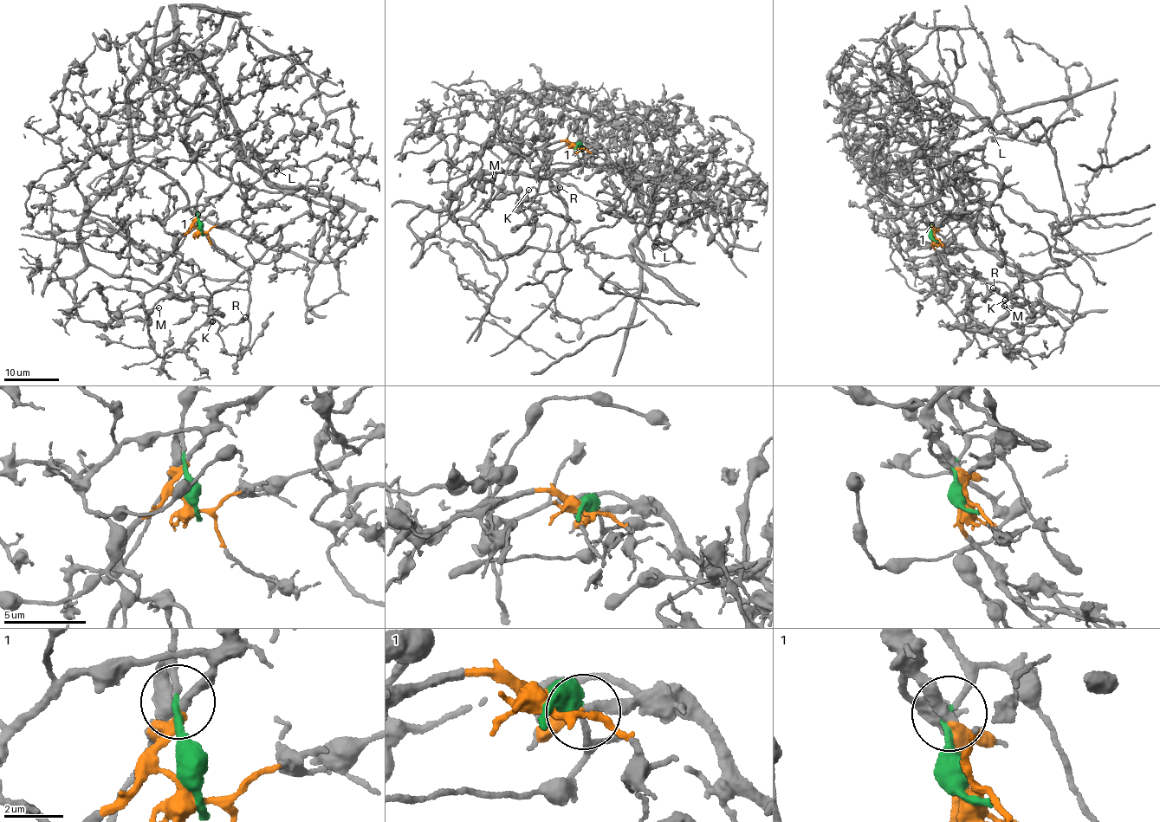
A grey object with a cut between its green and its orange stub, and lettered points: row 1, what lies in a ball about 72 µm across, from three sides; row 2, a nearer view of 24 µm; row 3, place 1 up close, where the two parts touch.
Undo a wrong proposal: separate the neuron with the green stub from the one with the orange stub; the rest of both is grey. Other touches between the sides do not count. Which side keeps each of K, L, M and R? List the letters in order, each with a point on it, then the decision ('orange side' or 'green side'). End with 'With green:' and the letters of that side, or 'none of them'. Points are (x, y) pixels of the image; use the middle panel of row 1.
K: at (528, 190); orange side
L: at (654, 246); green side
M: at (492, 180); green side
R: at (560, 187); orange side
With green: L, M

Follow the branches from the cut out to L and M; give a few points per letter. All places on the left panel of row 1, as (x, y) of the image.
L: (200, 230), (186, 126), (278, 84), (300, 58), (236, 18), (177, 4), (179, 38), (240, 152), (276, 171)
M: (200, 230), (186, 126), (300, 58), (177, 4), (74, 291), (103, 325), (158, 307)

